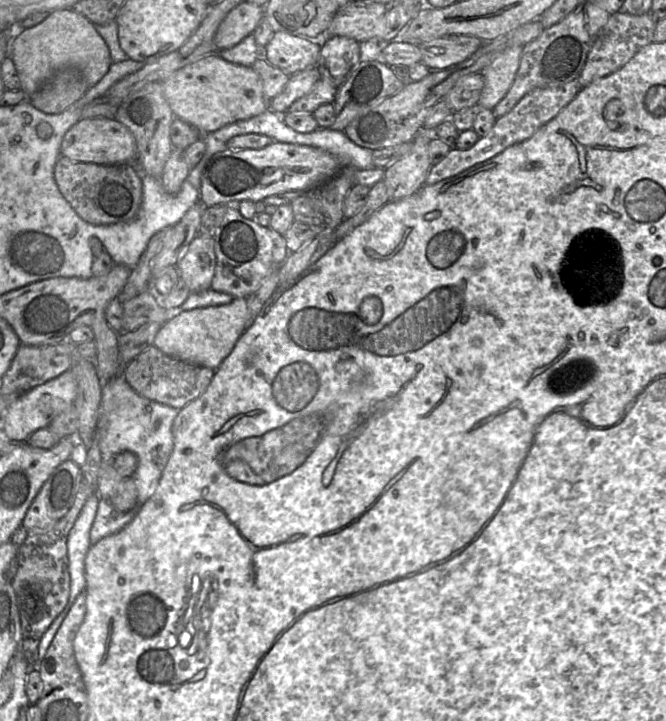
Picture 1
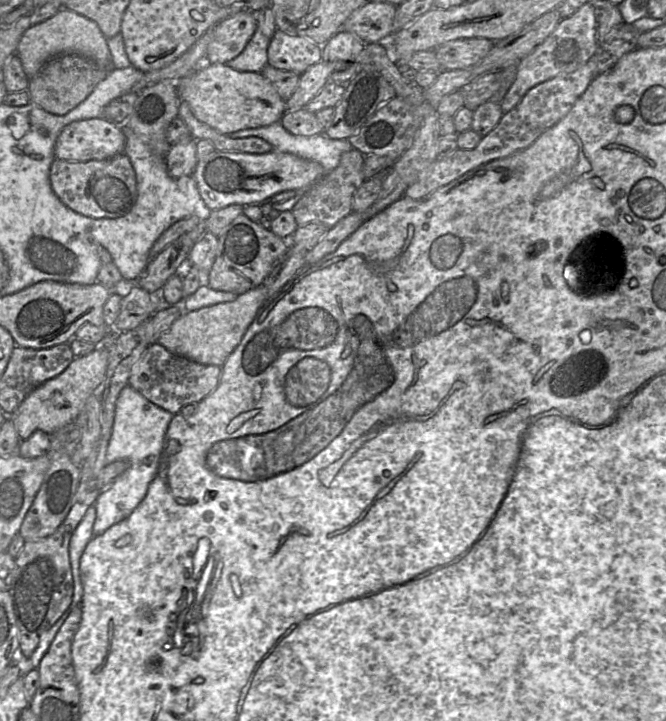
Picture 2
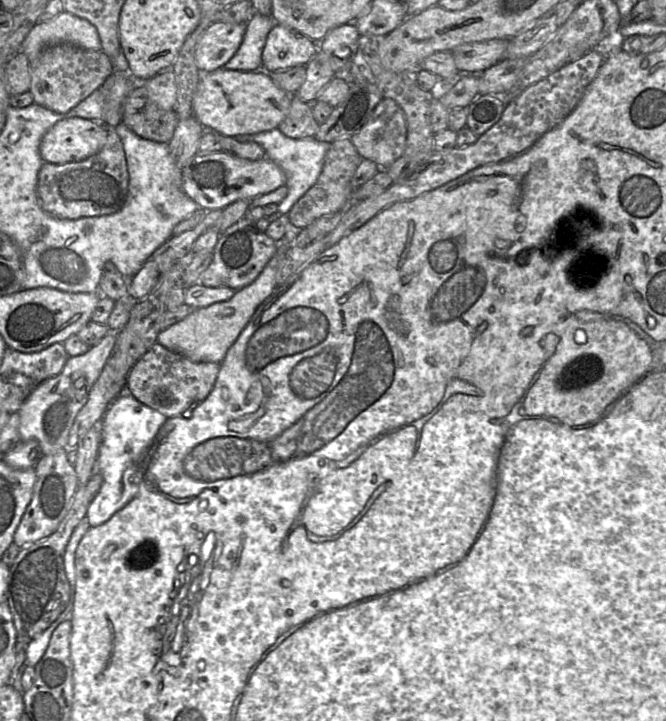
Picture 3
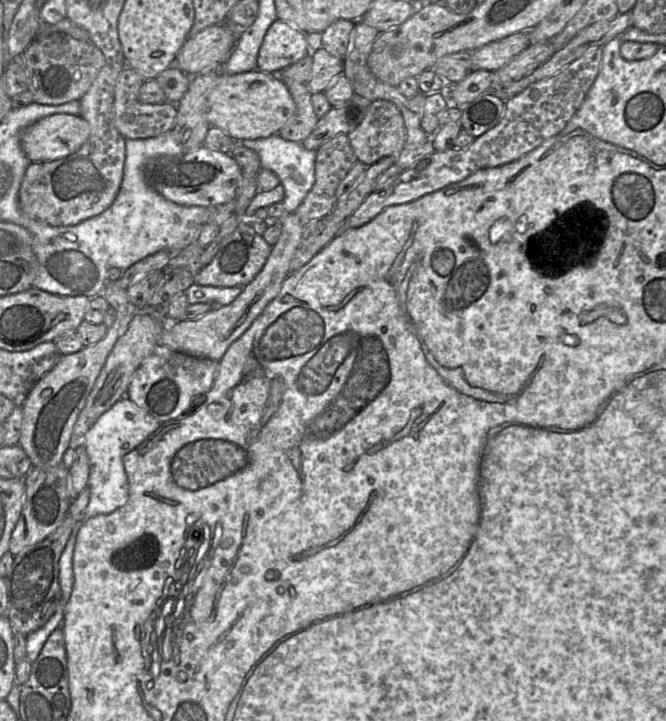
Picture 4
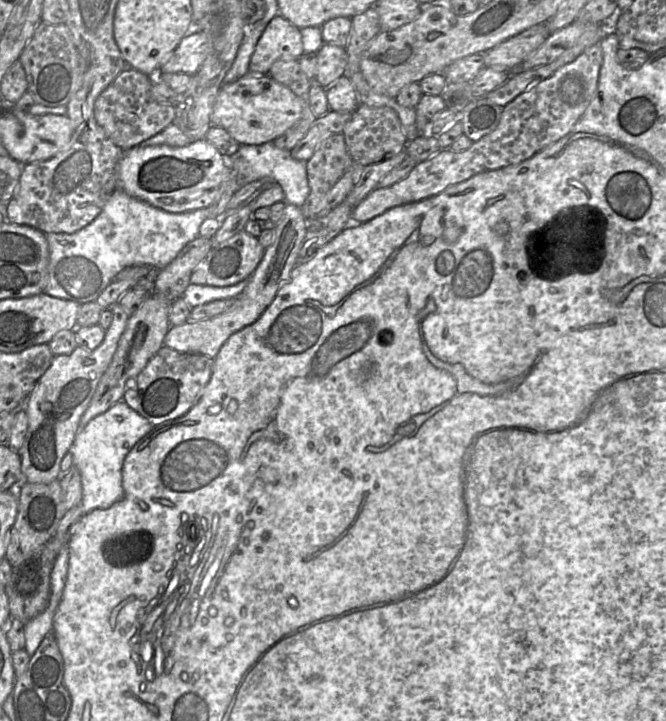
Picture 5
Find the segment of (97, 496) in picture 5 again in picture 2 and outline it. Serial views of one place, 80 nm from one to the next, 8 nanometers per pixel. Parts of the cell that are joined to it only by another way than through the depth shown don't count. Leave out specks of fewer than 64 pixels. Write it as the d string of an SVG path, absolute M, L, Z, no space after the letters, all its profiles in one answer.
M127 385L121 390L115 403L112 432L106 451L106 464L125 460L128 468L100 493L94 503L96 508L94 537L126 519L145 498L149 484L156 475L166 431L173 416L174 414L153 404L131 386Z

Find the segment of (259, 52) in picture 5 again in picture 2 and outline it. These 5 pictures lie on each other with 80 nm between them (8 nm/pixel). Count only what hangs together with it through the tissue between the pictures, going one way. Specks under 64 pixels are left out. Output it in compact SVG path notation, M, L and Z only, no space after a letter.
M276 30L267 48L267 62L277 69L302 74L321 61L321 46L309 39Z

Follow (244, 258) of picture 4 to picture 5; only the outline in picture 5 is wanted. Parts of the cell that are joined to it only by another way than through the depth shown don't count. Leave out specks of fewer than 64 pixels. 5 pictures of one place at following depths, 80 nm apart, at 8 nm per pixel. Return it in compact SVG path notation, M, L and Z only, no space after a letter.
M244 229L230 239L212 247L207 256L193 270L190 283L217 287L231 286L248 280L263 258L265 248L258 238Z

